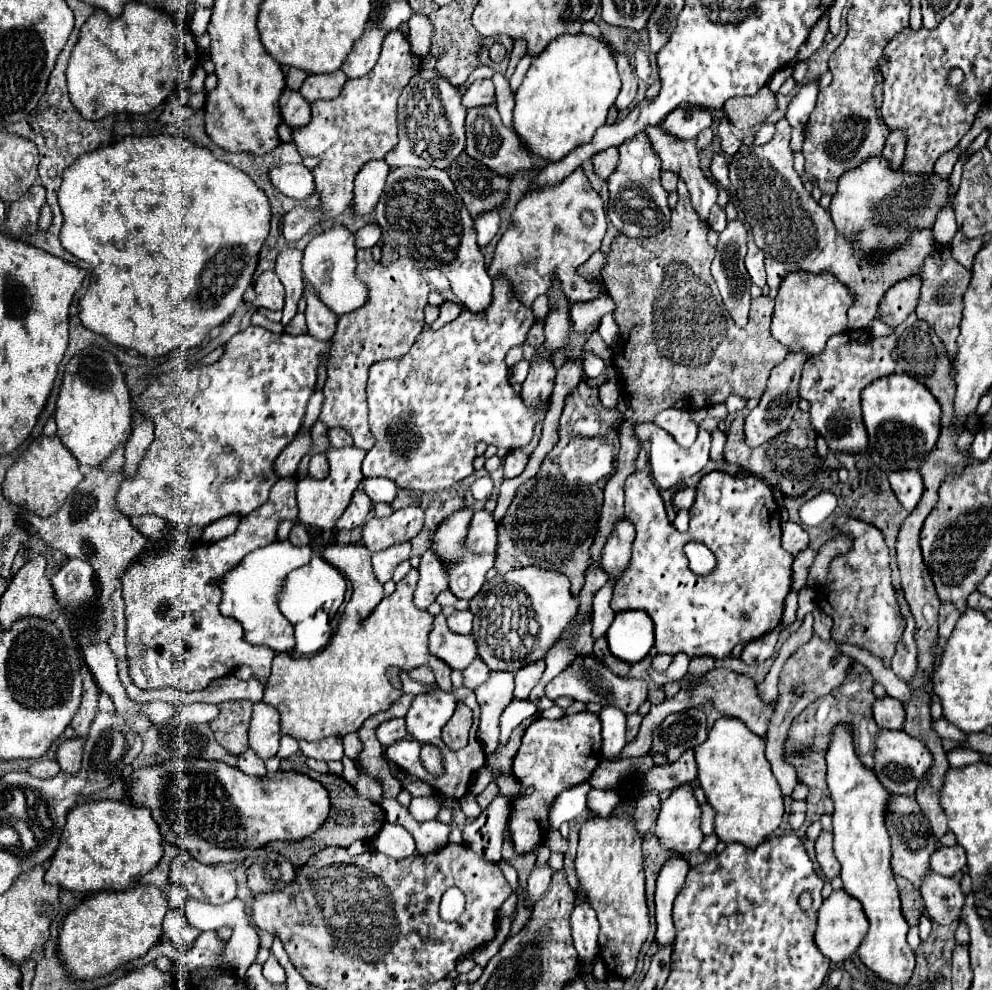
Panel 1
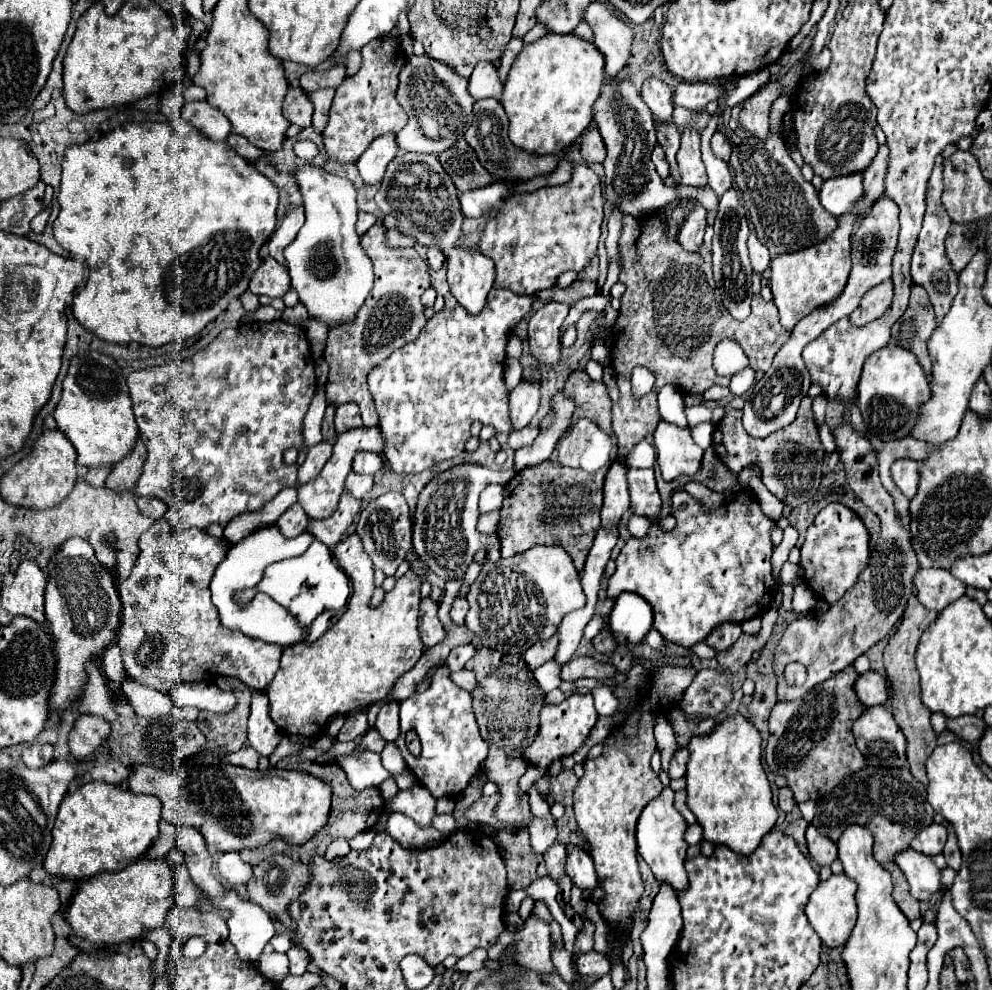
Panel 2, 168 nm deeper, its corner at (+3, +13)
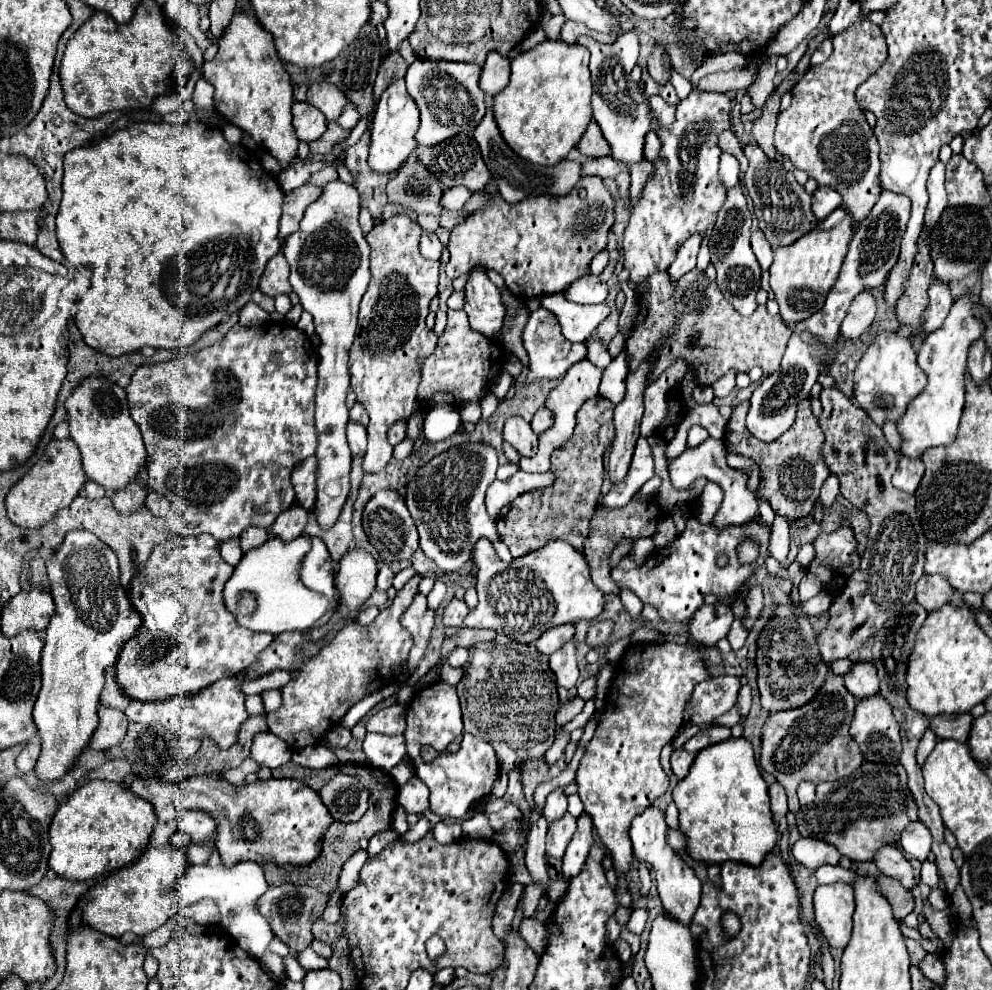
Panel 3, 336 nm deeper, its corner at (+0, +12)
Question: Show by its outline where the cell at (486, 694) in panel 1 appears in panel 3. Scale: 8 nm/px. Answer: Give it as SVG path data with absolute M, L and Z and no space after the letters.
M442 664L442 674L440 674L440 678L444 680L444 682L448 682L448 684L458 684L460 680L462 680L462 670L458 670L458 668L450 668L448 664Z

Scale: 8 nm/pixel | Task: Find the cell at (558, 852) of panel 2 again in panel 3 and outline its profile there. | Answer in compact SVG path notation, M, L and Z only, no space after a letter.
M566 814L562 820L558 820L558 824L550 824L548 826L548 836L546 836L546 852L548 856L560 860L566 852L568 842L572 840L576 832L576 818Z

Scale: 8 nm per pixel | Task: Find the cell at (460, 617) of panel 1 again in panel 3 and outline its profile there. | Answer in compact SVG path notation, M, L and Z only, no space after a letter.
M452 600L446 608L444 608L444 624L446 626L462 626L464 618L468 616L468 606L464 600Z

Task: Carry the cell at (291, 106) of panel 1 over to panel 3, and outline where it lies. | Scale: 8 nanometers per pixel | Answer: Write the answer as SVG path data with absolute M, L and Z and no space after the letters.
M294 102L292 116L294 116L292 124L296 128L296 134L304 142L318 140L326 130L326 118L310 102Z

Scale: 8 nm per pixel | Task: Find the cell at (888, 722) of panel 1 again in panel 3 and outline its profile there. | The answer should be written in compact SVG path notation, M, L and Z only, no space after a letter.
M856 662L852 666L852 670L844 676L846 680L846 688L858 698L870 698L878 694L878 674L872 662Z

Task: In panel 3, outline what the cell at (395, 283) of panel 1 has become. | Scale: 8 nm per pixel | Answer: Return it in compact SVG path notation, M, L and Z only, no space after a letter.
M406 214L392 216L384 222L378 222L366 240L370 244L370 272L372 280L360 304L360 320L358 320L358 334L350 348L350 386L356 392L356 400L368 410L370 424L368 424L368 452L362 462L364 474L378 474L386 468L392 458L392 446L386 444L386 432L398 420L406 420L414 412L416 388L418 388L418 360L426 356L426 352L434 352L436 348L436 334L434 330L426 328L428 304L438 294L438 262L426 260L420 254L420 234L422 228L412 222Z

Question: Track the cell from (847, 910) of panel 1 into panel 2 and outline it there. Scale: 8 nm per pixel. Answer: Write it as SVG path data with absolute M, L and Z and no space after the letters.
M833 875L827 881L821 881L819 887L815 889L815 893L811 895L805 913L813 925L813 929L819 933L821 941L827 947L839 947L845 945L845 941L849 939L855 921L857 921L857 903L855 903L855 883L853 879L847 879L847 875Z

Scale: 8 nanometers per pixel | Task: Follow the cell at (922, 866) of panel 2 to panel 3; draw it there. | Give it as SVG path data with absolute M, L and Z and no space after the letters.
M898 846L880 848L874 856L874 862L882 874L898 878L906 890L914 890L920 884L920 880L914 876L912 862L902 854Z

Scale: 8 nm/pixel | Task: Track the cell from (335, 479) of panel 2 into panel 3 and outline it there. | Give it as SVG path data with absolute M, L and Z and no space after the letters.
M404 420L394 424L394 428L390 428L390 432L388 432L388 444L396 446L398 442L402 442L404 440L404 432L406 432L406 422Z

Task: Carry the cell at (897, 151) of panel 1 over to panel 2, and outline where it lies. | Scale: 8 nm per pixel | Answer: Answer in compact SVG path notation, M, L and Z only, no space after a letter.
M881 145L877 157L873 159L871 167L867 167L867 171L863 173L863 187L865 187L865 195L859 203L855 203L855 207L843 215L837 217L837 229L823 239L817 245L811 245L803 251L797 253L789 253L789 255L779 255L775 261L771 261L771 279L769 279L769 287L773 291L773 303L779 309L779 321L787 331L793 331L793 327L807 317L811 311L815 311L821 305L831 303L835 297L841 295L849 271L851 271L851 235L855 229L855 223L861 215L865 215L871 205L883 195L883 179L885 179L885 171L887 171L887 147Z

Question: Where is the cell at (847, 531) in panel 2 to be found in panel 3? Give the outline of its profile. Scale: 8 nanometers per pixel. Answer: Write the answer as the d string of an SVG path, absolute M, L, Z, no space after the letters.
M844 522L838 530L820 534L812 544L816 556L806 572L826 590L844 588L848 576L860 568L860 554L856 552L856 538L852 528Z

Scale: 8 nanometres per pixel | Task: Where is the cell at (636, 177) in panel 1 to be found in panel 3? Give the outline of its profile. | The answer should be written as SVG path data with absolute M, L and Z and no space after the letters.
M626 32L626 36L620 36L614 44L602 44L596 42L592 36L580 36L578 44L586 46L592 54L590 72L594 84L594 120L598 122L604 138L612 148L612 160L628 168L644 162L644 140L650 132L650 108L642 98L638 84L630 78L630 72L638 60L638 36L634 32Z

